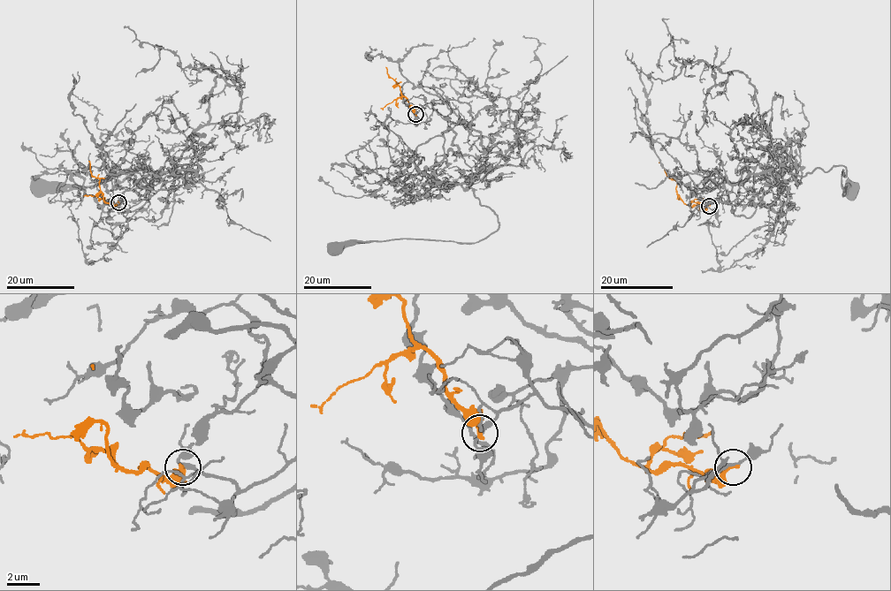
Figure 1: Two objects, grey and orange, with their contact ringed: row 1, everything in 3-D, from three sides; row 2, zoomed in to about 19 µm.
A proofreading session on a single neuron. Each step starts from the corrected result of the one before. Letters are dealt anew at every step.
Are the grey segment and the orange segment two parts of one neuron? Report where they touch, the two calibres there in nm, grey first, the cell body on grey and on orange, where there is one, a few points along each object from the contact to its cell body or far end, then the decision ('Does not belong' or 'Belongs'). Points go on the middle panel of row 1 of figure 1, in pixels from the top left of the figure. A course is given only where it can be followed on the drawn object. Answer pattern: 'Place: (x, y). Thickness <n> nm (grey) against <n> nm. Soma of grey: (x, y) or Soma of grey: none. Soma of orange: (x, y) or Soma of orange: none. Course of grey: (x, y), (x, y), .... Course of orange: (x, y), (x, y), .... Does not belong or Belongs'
Place: (415, 114). Thickness 220 nm (grey) against 280 nm. Soma of grey: (335, 248). Soma of orange: none. Course of grey: (415, 114), (434, 109), (479, 137), (486, 161), (471, 186), (498, 227), (474, 243), (405, 238), (338, 248). Course of orange: (415, 114), (400, 87), (386, 73), (385, 67). Does not belong

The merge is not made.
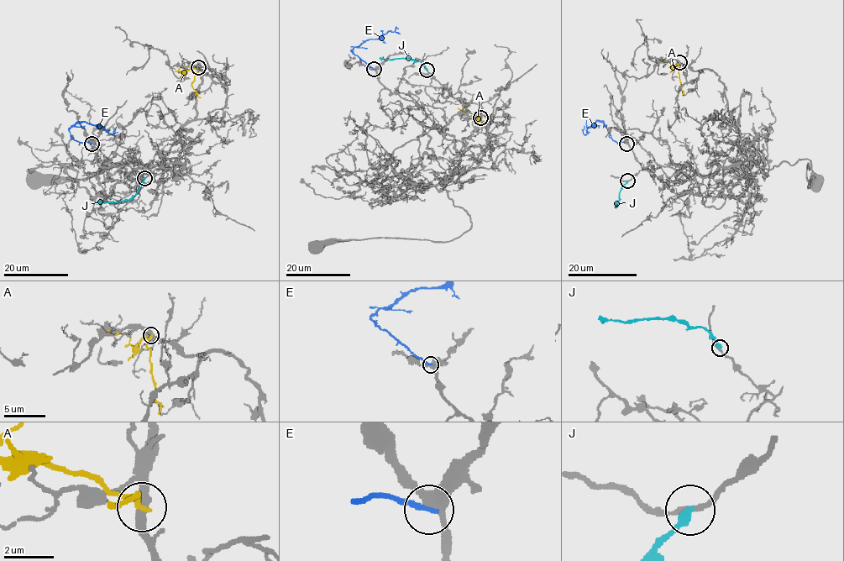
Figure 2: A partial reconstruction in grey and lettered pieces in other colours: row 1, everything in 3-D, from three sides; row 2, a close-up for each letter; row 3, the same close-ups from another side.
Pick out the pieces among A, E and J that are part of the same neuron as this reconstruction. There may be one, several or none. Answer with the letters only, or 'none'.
none

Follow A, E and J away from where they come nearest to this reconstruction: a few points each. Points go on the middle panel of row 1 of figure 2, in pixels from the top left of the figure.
A: (480, 117), (460, 110), (472, 101)
E: (374, 69), (353, 54), (352, 49), (366, 40), (380, 38), (388, 31), (394, 31), (395, 27), (398, 28)
J: (427, 70), (420, 61), (411, 59), (385, 60), (380, 57)

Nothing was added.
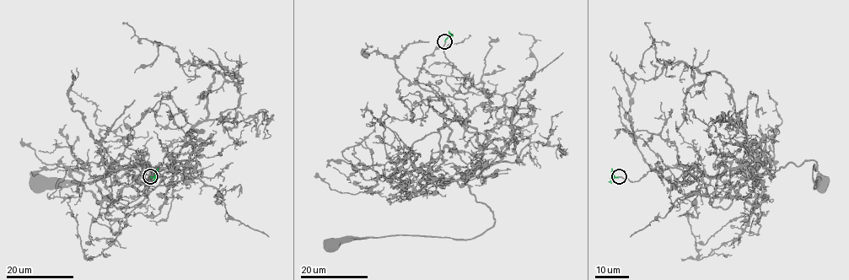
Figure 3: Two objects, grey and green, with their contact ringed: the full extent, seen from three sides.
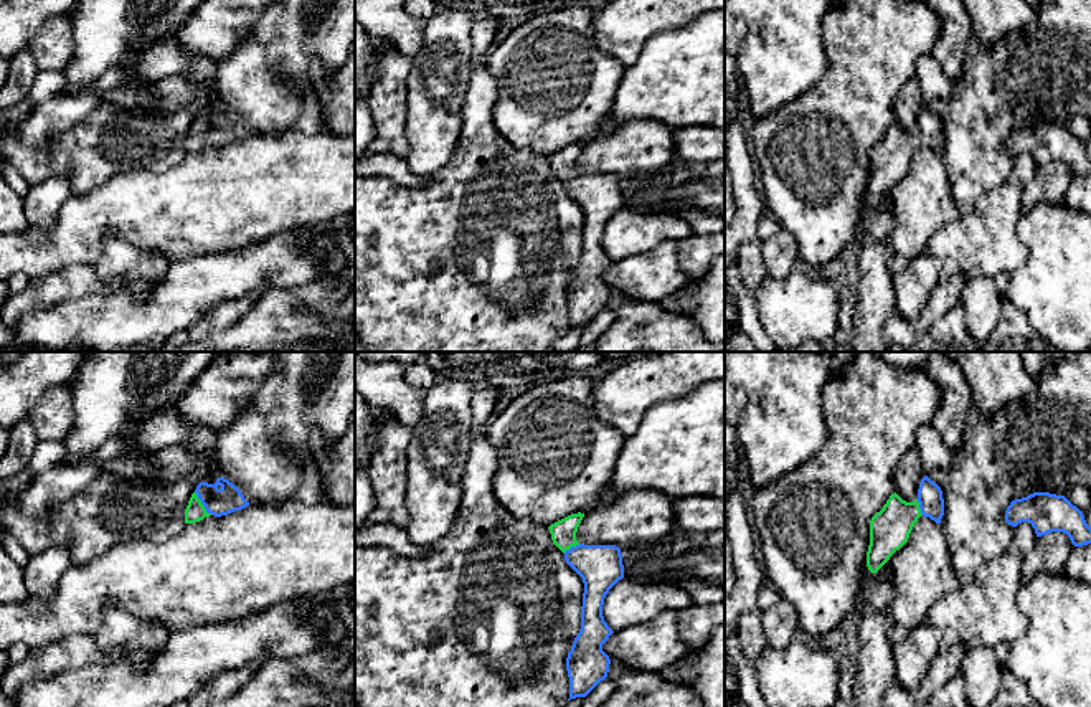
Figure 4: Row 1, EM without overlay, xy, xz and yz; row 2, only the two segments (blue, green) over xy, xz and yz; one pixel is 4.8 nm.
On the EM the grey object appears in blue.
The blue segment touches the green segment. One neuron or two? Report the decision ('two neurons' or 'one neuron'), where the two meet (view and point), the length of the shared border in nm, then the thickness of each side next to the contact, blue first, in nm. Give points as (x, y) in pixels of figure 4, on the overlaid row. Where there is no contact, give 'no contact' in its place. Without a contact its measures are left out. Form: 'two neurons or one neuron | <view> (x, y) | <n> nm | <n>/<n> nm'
one neuron | xy (202, 502) | 150 nm | 130/100 nm

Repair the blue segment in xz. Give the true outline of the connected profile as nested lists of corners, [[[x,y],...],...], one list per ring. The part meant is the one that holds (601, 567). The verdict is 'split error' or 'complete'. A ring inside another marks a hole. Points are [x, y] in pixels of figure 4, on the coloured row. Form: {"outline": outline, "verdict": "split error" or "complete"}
{"outline": [[[571,514],[551,524],[550,534],[553,543],[564,553],[566,563],[583,578],[584,593],[581,606],[581,629],[573,641],[566,657],[566,671],[569,677],[569,699],[586,697],[601,681],[607,677],[611,659],[602,651],[602,644],[614,633],[602,616],[604,598],[609,590],[624,578],[624,565],[621,548],[616,545],[584,545],[576,540],[578,527],[584,514]]], "verdict": "split error"}

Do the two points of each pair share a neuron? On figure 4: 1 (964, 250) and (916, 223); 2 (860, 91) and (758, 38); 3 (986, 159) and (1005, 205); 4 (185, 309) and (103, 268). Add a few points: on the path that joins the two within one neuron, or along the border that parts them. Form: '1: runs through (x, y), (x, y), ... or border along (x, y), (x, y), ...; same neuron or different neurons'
1: border along (961, 215), (944, 225), (928, 245), (939, 271); different neurons
2: border along (824, 33), (826, 73), (796, 99); different neurons
3: border along (1014, 157), (1009, 175), (986, 192), (969, 213); different neurons
4: border along (169, 266), (154, 284), (118, 284); different neurons

